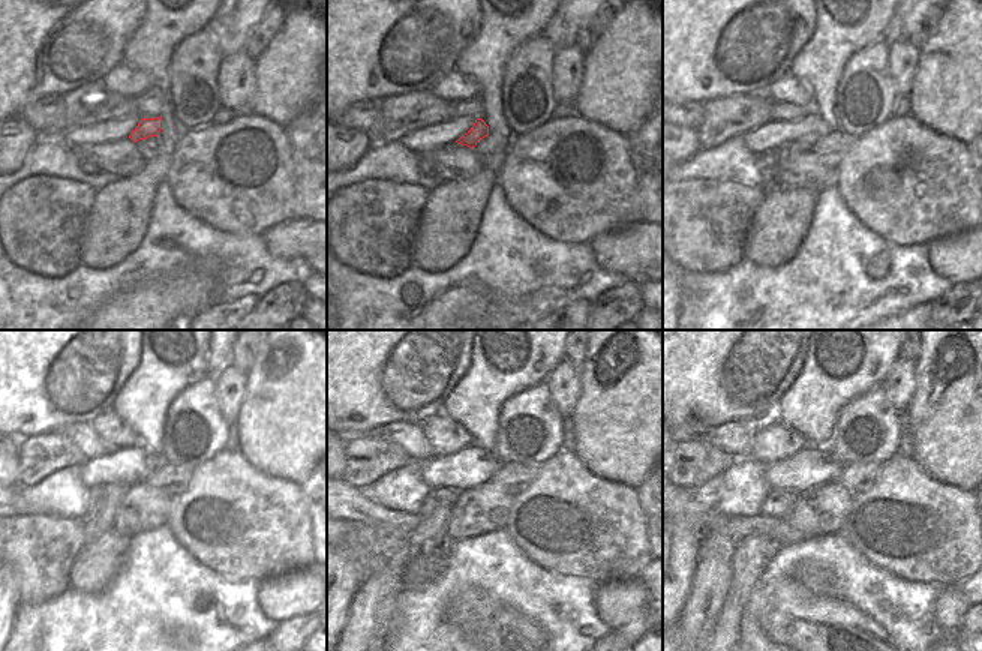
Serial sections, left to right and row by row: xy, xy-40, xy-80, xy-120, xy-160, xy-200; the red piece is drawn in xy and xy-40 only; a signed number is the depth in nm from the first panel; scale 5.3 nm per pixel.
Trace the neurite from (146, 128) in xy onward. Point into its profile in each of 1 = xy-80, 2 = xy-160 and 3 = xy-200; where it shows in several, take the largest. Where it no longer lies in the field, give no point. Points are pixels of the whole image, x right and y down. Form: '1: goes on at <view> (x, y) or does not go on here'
1: goes on at xy-80 (808, 141)
2: goes on at xy-160 (432, 530)
3: goes on at xy-200 (751, 555)

